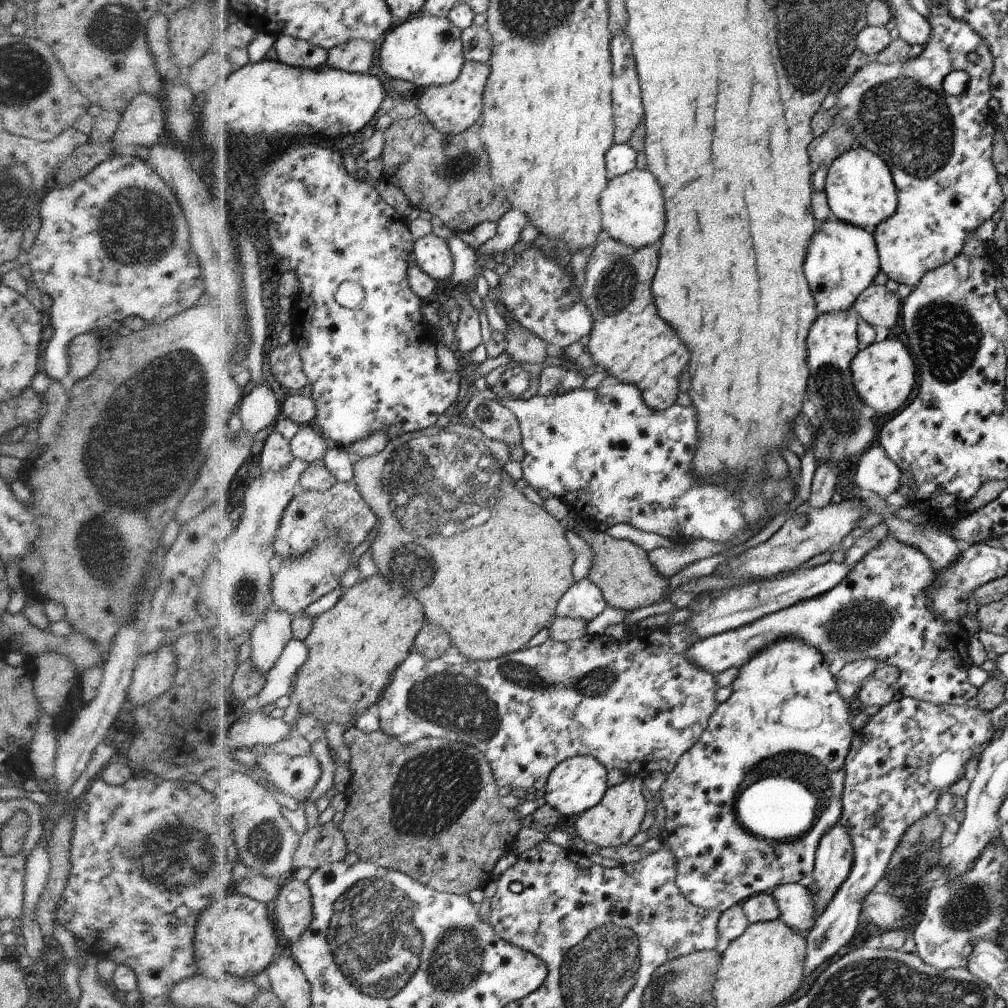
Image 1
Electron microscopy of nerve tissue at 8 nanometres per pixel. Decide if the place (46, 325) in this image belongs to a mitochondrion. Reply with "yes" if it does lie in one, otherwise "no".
no

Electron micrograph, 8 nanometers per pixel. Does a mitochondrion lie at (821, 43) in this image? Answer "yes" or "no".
yes

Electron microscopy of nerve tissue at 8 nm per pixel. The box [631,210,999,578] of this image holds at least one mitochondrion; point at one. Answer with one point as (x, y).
(949, 340)

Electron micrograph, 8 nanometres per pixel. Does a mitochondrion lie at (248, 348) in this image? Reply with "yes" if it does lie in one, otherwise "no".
no

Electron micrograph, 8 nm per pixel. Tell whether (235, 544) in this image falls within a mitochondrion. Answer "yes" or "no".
no

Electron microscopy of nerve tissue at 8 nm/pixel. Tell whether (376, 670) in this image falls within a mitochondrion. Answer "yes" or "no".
no

